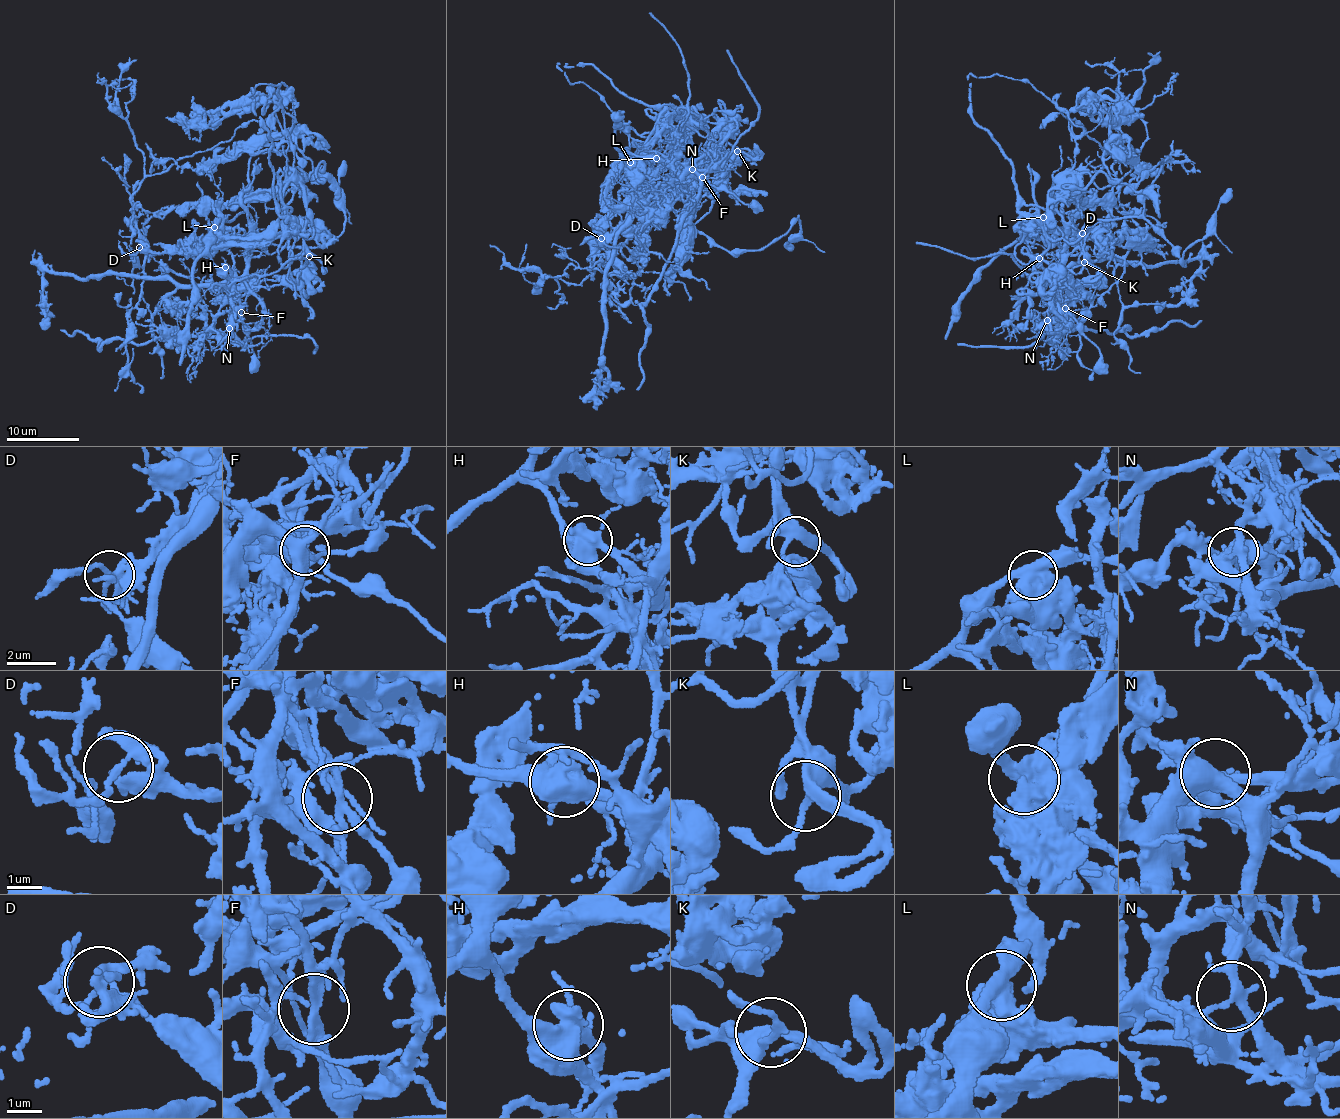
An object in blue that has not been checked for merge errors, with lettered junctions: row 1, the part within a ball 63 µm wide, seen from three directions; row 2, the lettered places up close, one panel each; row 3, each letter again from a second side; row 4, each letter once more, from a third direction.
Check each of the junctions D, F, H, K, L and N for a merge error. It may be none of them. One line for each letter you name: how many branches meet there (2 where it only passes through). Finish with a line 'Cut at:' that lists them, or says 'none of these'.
F: 3 branches meet
H: 3 branches meet
L: 3 branches meet
N: 4 branches meet
Cut at: F, H, L, N

